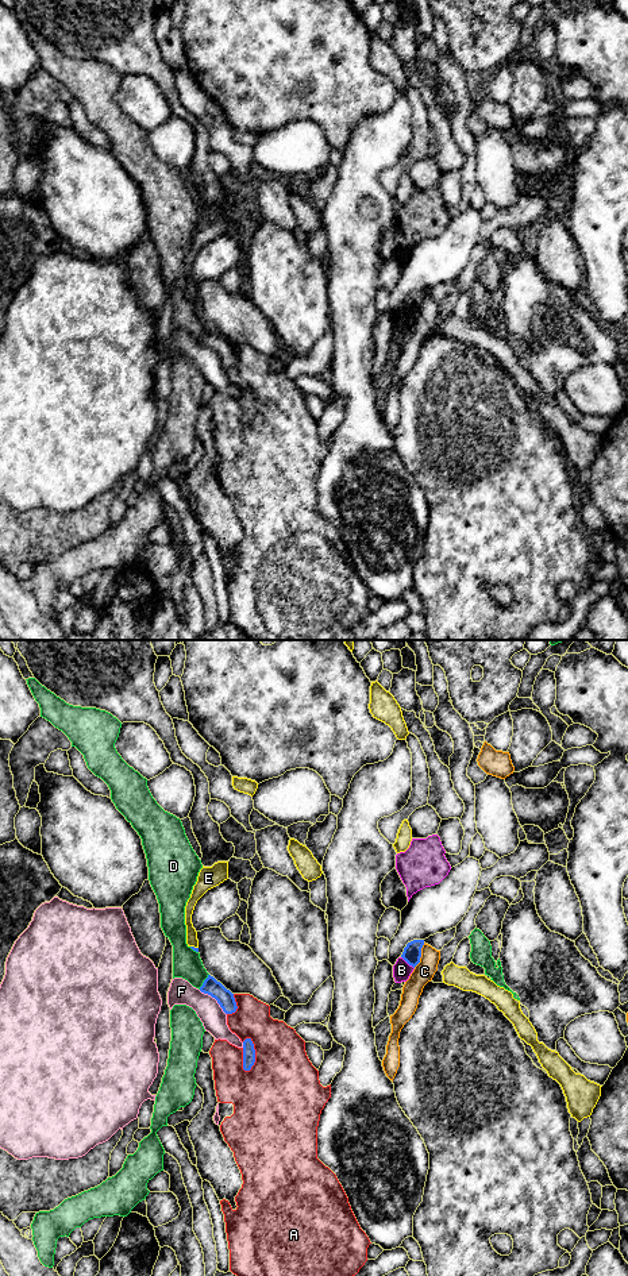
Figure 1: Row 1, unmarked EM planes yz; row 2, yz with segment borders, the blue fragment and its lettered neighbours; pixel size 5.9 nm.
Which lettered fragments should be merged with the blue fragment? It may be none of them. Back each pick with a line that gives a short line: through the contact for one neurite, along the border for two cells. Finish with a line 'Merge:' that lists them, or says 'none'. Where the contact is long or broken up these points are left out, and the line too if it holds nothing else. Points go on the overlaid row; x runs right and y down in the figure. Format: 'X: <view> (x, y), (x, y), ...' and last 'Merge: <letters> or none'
Merge: none

